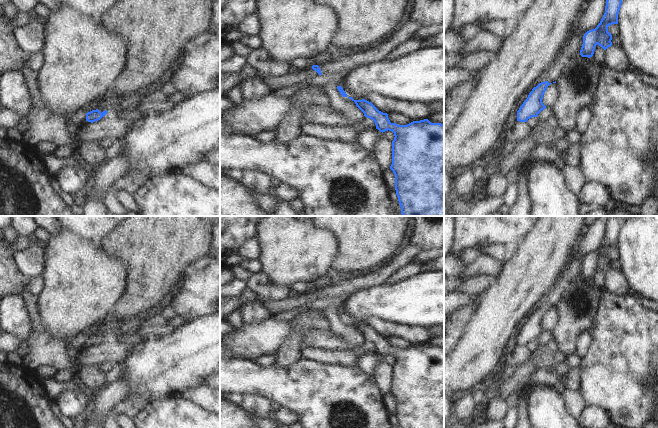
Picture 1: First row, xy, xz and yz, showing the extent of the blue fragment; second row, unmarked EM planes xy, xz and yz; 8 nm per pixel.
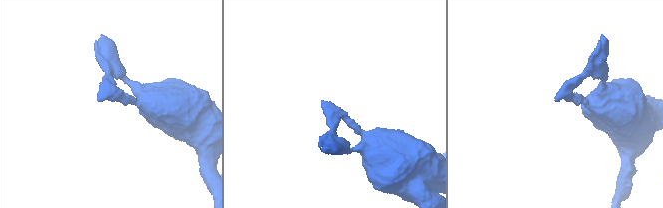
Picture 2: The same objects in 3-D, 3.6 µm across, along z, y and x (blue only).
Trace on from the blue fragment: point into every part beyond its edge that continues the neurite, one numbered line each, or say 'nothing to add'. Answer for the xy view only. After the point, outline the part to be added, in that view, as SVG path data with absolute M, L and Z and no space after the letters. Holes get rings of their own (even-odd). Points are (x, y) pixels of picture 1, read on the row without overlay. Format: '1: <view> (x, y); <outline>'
nothing to add

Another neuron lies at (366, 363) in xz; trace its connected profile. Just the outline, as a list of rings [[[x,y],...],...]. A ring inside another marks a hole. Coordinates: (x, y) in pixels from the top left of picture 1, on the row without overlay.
[[[378,353],[357,355],[357,367],[365,374],[373,377],[376,363],[382,359]]]

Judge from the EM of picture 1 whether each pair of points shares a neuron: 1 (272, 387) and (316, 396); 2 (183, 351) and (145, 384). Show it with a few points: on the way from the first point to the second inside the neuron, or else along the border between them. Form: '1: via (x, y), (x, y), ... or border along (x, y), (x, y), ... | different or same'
1: via (283, 387), (305, 387) | same
2: via (174, 360), (169, 365), (162, 367), (154, 375) | same

